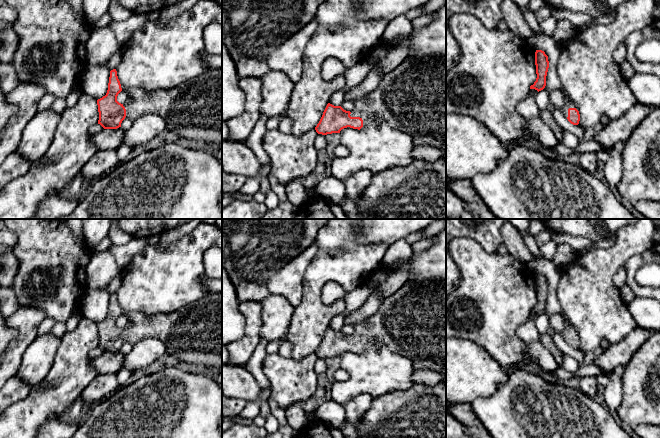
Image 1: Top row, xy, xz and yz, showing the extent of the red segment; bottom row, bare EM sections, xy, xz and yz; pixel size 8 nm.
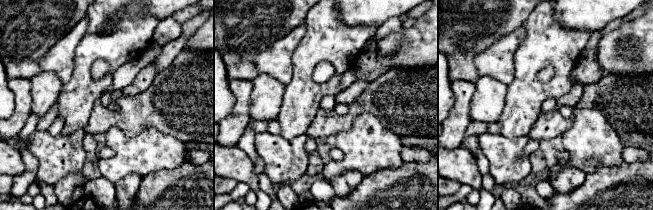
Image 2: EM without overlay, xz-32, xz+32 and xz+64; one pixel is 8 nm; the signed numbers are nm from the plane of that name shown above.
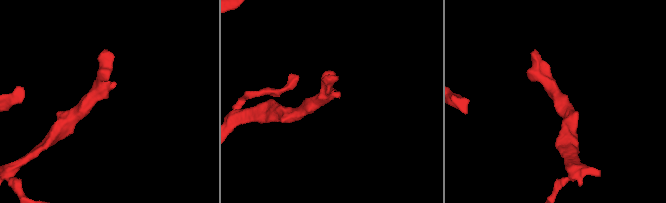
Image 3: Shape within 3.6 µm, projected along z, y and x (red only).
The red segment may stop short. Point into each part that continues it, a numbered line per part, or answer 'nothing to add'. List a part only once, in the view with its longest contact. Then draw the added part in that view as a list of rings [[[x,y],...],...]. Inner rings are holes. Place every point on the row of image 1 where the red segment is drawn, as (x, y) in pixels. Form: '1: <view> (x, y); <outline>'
1: xz (411, 98); [[[446,57],[421,60],[406,58],[395,69],[386,72],[373,91],[353,100],[353,103],[354,110],[350,116],[360,117],[363,120],[363,127],[379,116],[392,128],[411,137],[431,136],[446,142]]]

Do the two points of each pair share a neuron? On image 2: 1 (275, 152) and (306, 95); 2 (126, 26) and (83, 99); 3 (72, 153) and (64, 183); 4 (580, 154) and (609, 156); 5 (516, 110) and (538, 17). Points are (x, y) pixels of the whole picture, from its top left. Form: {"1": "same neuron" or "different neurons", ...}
{"1": "different neurons", "2": "same neuron", "3": "different neurons", "4": "same neuron", "5": "same neuron"}

